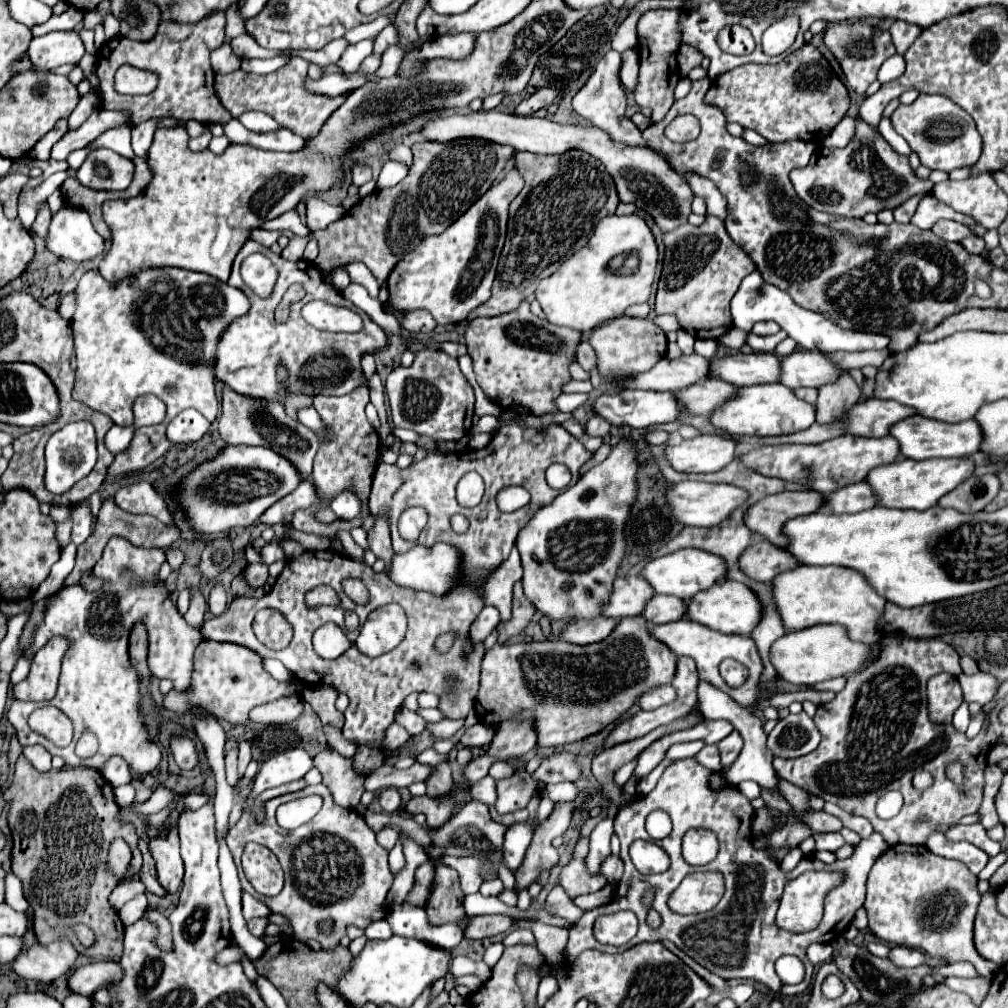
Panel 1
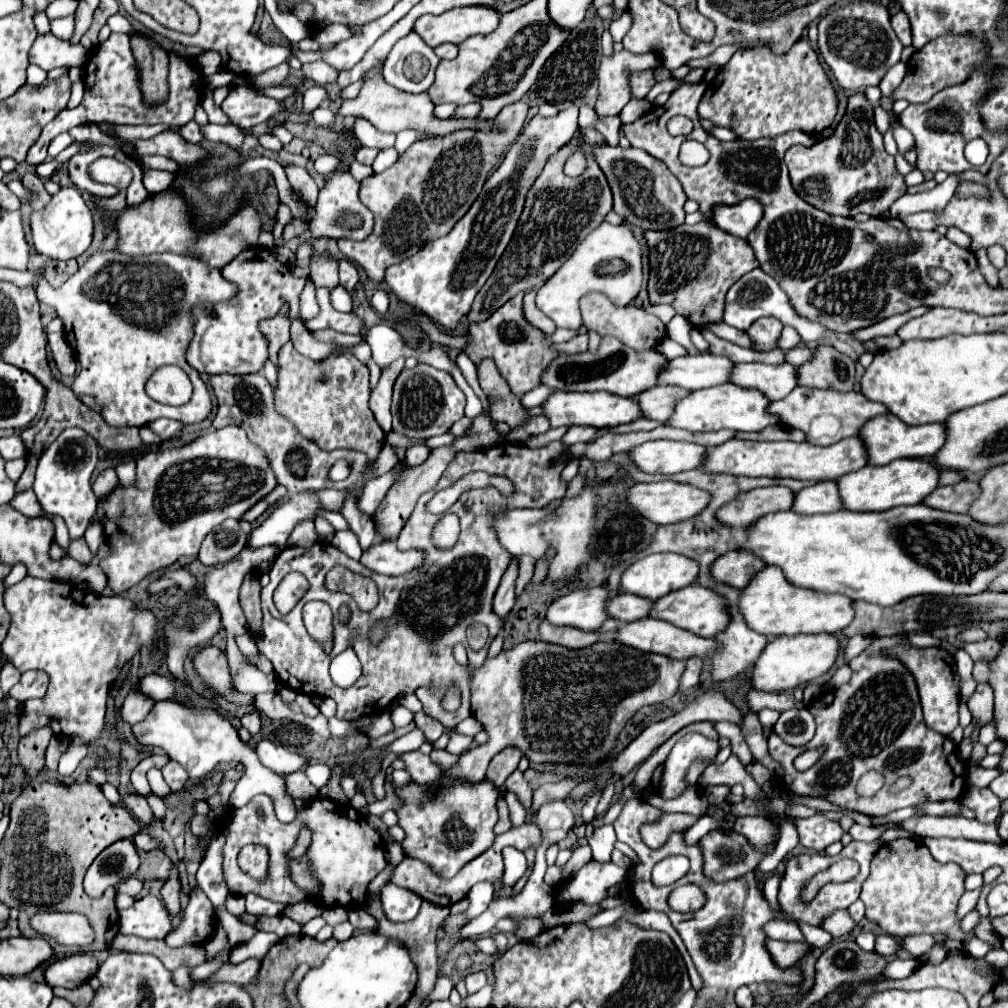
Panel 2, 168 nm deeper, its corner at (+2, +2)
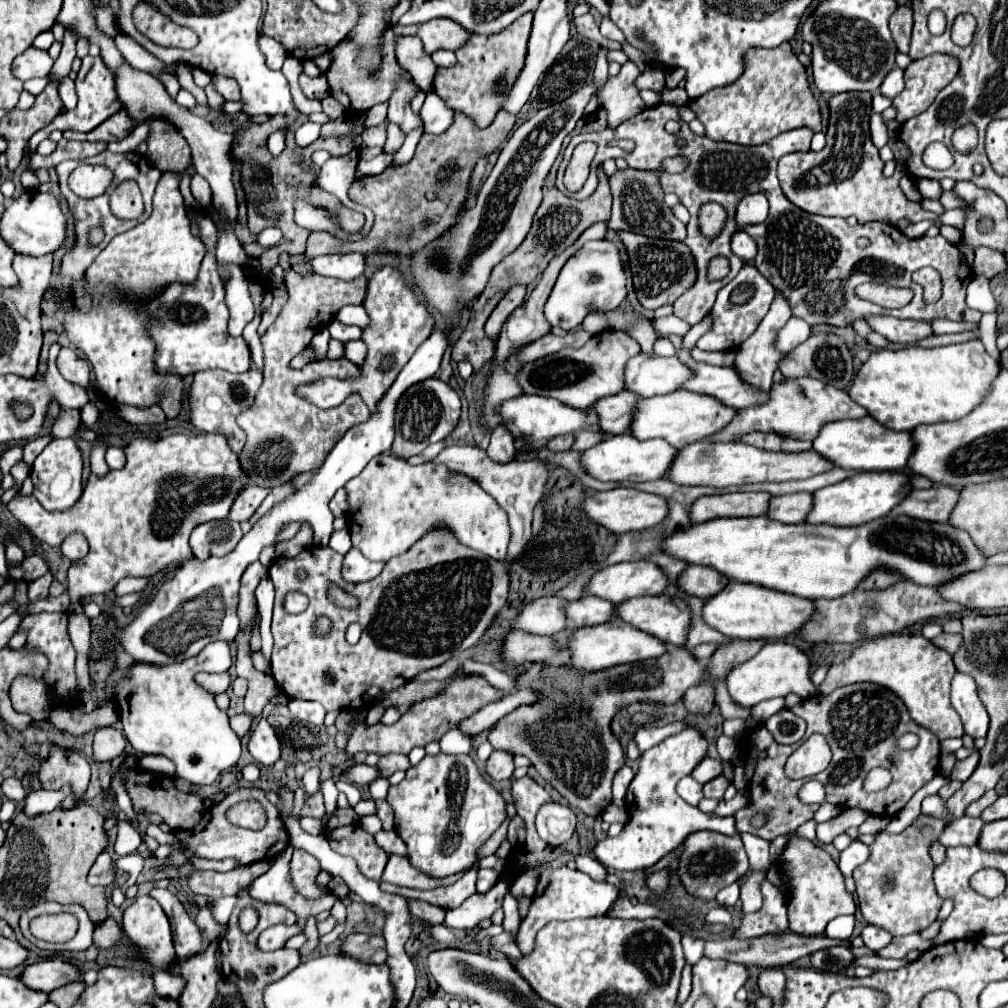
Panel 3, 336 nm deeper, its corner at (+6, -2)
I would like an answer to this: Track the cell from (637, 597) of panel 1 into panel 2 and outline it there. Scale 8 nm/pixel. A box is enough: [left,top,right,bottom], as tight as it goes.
[546,587,610,631]

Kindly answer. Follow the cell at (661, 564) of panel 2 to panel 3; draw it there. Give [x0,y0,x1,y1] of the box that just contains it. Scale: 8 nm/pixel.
[588,561,668,603]

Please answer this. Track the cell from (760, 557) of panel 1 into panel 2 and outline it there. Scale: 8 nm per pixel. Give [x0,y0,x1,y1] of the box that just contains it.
[710,549,764,589]

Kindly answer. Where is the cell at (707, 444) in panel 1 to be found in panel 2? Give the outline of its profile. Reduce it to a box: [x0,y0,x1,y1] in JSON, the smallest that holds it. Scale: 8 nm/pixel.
[628,441,706,475]

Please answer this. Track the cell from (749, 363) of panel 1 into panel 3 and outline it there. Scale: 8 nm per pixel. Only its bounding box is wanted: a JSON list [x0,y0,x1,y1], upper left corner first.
[626,355,692,397]

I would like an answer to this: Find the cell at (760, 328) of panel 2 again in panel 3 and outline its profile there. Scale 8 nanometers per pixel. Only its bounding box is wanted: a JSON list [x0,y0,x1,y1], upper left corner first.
[734,293,792,391]

